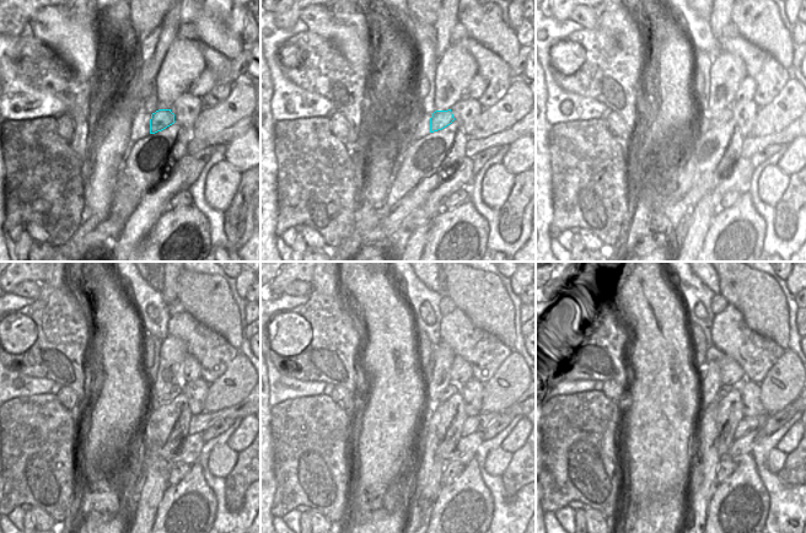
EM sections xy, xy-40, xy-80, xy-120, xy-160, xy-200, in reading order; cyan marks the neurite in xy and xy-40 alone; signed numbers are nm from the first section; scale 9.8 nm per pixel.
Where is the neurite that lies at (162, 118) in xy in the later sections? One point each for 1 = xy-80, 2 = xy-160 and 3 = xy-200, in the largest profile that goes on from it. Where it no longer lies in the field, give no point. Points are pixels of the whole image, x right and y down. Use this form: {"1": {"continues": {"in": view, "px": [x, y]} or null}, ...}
{"1": {"continues": {"in": "xy-80", "px": [715, 120]}}, "2": {"continues": {"in": "xy-160", "px": [452, 388]}}, "3": {"continues": {"in": "xy-200", "px": [725, 389]}}}

